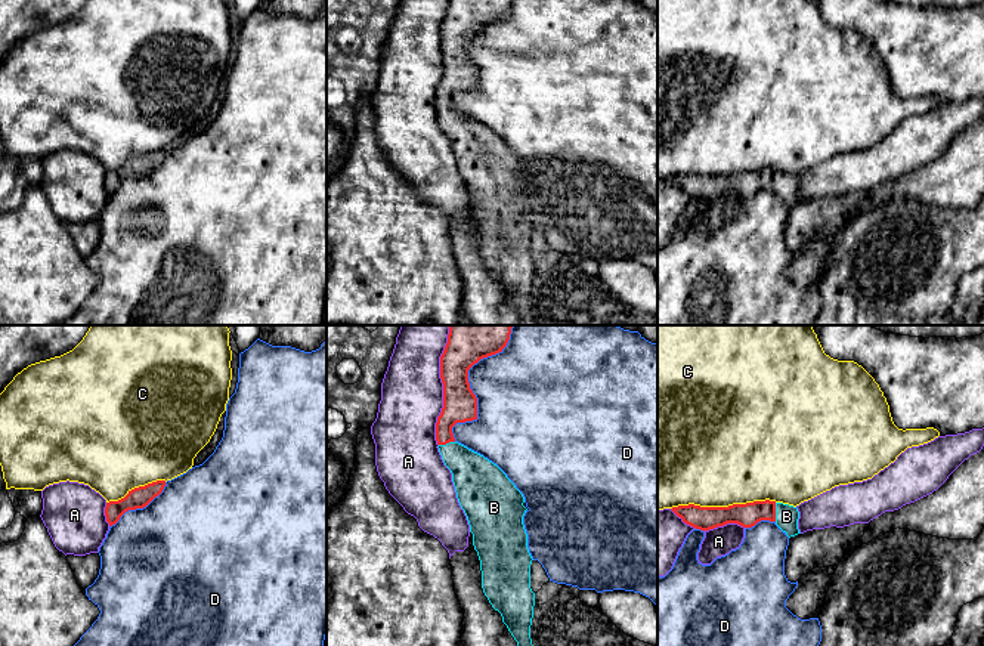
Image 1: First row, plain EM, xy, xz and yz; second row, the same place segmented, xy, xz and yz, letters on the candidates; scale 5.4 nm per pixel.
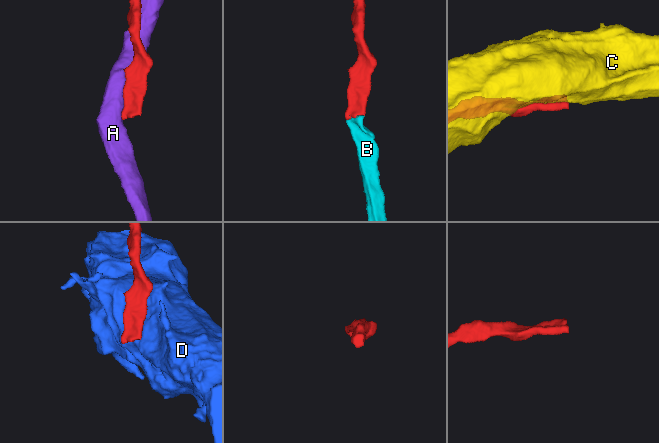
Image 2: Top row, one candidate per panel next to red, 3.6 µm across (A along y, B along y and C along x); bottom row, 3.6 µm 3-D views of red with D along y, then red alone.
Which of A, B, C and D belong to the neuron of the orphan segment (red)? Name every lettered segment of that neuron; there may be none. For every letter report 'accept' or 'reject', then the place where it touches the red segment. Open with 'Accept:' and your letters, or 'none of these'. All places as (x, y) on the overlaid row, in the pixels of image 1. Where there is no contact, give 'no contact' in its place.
Accept: B
A: reject | xz (443, 386)
B: accept | yz (774, 512)
C: reject | yz (723, 507)
D: reject | xz (469, 385)

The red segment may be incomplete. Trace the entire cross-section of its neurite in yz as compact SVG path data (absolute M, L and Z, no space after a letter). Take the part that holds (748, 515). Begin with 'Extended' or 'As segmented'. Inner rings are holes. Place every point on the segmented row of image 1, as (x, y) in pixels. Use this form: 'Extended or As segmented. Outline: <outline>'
Extended. Outline: M754 501L746 504L733 504L728 507L700 507L694 504L671 509L684 523L709 531L727 523L737 523L743 528L752 528L761 520L774 522L789 538L799 532L796 507L776 501Z

